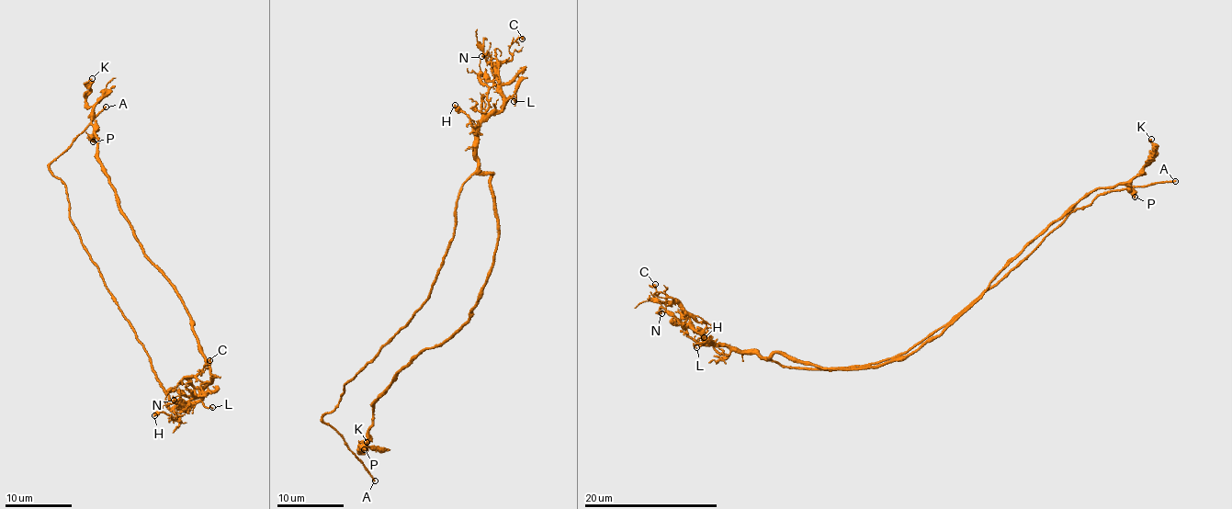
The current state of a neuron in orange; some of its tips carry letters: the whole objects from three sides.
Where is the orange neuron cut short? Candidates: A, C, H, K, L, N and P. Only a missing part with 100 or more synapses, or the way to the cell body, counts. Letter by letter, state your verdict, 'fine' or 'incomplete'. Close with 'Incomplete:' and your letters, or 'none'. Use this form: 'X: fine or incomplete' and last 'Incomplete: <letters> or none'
A: incomplete
C: fine
H: fine
K: fine
L: fine
N: fine
P: fine
Incomplete: A

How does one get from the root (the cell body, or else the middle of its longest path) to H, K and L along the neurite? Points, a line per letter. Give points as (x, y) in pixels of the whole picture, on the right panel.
H: (770, 359), (762, 359), (756, 354), (737, 352), (720, 355), (710, 338), (704, 337)
K: (770, 359), (785, 354), (849, 369), (902, 359), (940, 336), (1082, 198), (1127, 184), (1153, 155), (1151, 139)
L: (770, 359), (762, 359), (756, 354), (731, 351), (707, 341), (694, 344), (696, 347)

